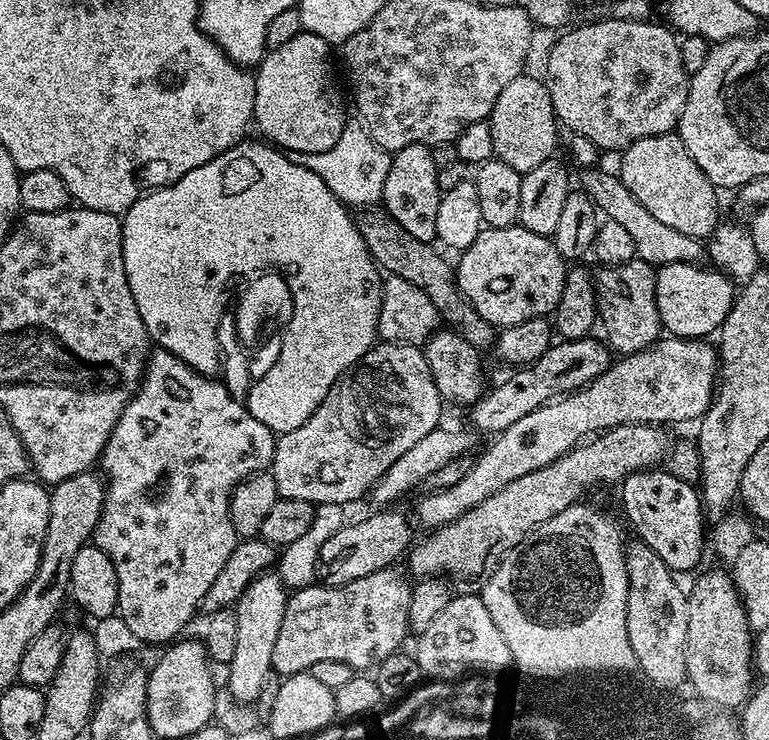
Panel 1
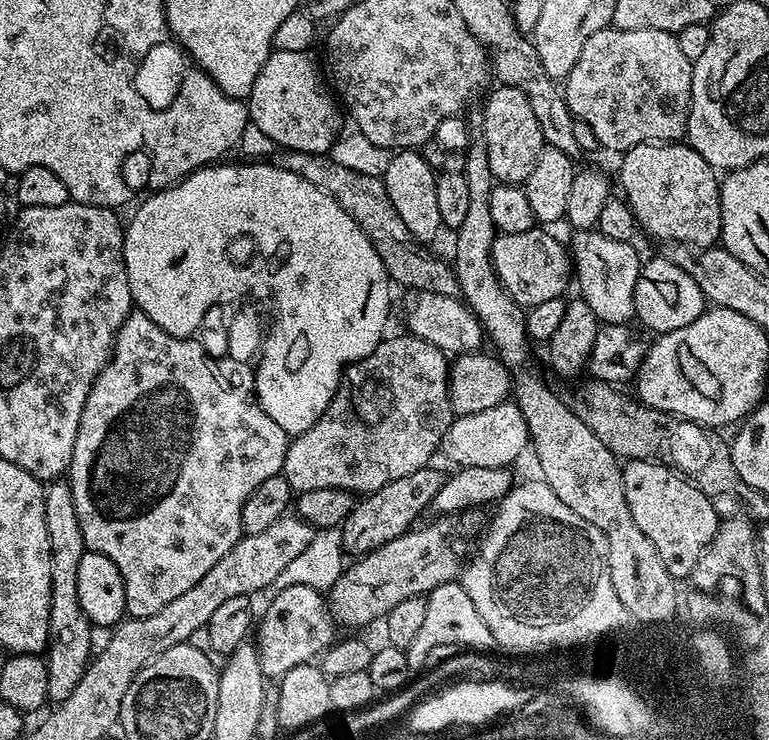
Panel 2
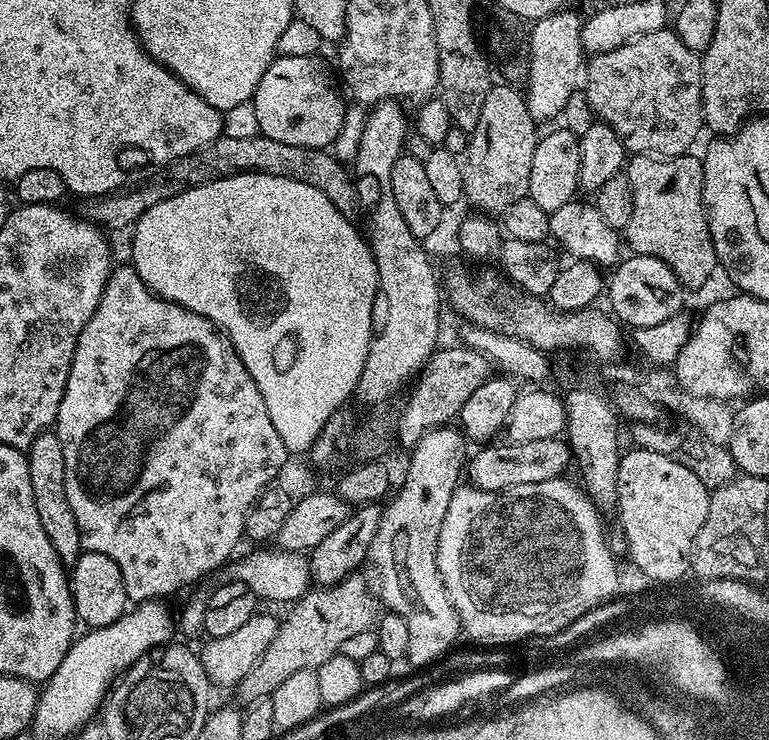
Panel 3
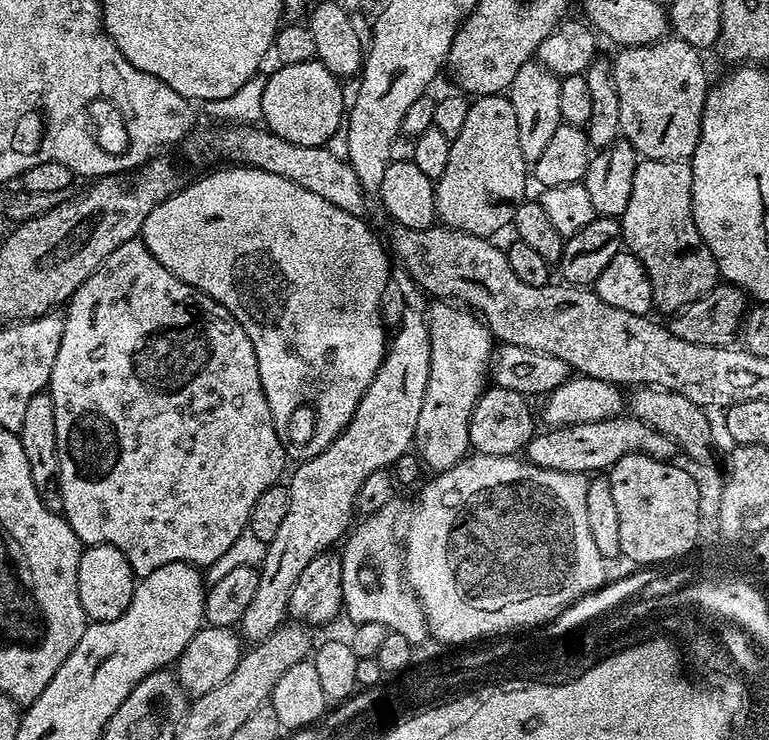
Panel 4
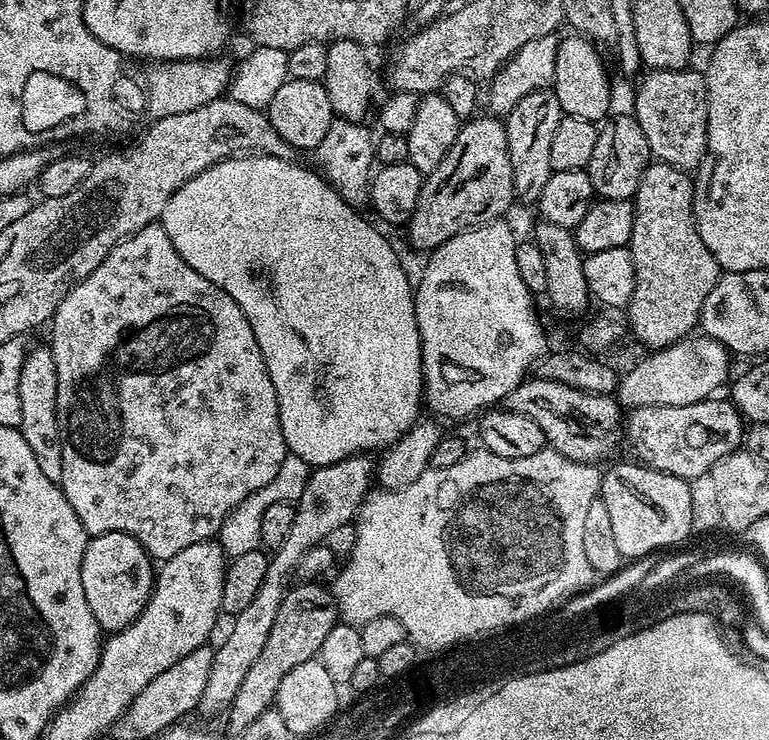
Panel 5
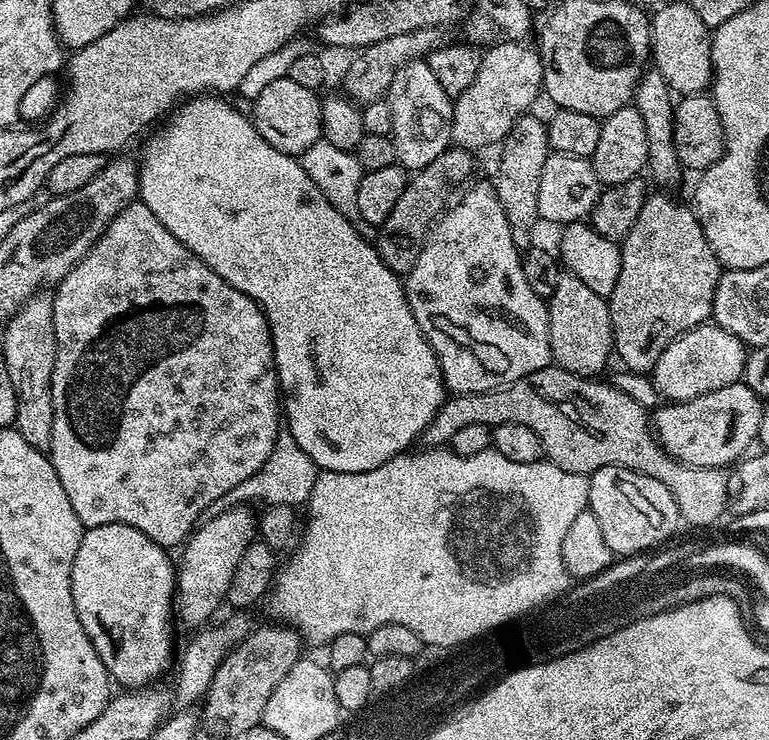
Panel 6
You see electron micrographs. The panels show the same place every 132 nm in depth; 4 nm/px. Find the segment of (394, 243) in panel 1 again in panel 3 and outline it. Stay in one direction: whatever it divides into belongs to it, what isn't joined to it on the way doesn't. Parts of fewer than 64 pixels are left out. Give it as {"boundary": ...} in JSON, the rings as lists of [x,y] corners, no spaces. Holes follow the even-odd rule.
{"boundary":[[[221,134],[214,142],[194,150],[194,154],[186,154],[168,164],[153,167],[149,176],[141,178],[137,184],[129,183],[105,196],[86,196],[79,201],[78,215],[82,220],[89,220],[101,229],[131,229],[136,221],[150,210],[150,206],[158,206],[158,202],[166,202],[166,198],[174,198],[186,190],[194,190],[198,186],[206,186],[215,180],[227,176],[237,176],[243,172],[258,174],[274,174],[274,178],[294,178],[294,182],[306,182],[306,186],[314,186],[314,190],[322,190],[334,206],[342,213],[351,213],[352,199],[356,192],[352,189],[354,176],[340,164],[331,151],[306,146],[290,146],[287,142],[274,142],[274,138],[257,135],[252,138],[230,138]]]}

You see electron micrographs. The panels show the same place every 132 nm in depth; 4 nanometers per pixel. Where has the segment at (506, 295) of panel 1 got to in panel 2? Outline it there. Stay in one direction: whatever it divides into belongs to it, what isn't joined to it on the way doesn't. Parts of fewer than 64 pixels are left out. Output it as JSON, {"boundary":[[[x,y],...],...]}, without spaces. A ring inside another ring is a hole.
{"boundary":[[[537,226],[526,230],[526,234],[499,233],[492,247],[492,265],[500,279],[500,285],[510,294],[510,298],[527,310],[538,306],[538,302],[550,302],[550,298],[561,298],[570,284],[570,252],[551,236],[551,231]]]}

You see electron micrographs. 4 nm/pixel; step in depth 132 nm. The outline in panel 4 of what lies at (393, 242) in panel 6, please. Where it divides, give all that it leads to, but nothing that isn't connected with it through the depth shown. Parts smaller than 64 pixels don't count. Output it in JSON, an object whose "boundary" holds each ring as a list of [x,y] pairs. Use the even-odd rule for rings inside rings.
{"boundary":[[[507,95],[476,96],[469,106],[469,114],[463,123],[462,132],[450,140],[450,162],[446,162],[446,170],[442,178],[435,181],[436,186],[436,215],[439,223],[446,228],[453,228],[466,234],[474,234],[485,238],[495,237],[495,232],[500,232],[504,227],[511,225],[516,218],[516,211],[521,202],[529,195],[528,180],[530,184],[530,164],[522,154],[522,146],[518,143],[518,118],[514,115],[514,106]]]}

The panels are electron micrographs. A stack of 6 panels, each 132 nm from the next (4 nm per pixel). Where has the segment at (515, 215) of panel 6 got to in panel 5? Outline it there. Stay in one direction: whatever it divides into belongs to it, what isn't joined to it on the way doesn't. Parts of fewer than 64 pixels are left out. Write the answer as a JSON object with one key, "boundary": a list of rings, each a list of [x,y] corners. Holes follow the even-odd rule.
{"boundary":[[[551,90],[531,92],[510,110],[506,117],[504,129],[510,150],[510,170],[514,174],[514,190],[519,203],[535,205],[542,194],[542,186],[552,177],[550,166],[550,145],[554,130],[558,130],[561,118],[556,93]]]}

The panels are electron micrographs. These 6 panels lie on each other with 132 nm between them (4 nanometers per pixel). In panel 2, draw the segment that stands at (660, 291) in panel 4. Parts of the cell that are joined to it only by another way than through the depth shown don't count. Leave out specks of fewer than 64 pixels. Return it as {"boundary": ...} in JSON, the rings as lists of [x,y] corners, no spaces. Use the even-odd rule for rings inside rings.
{"boundary":[[[687,142],[639,144],[623,153],[619,160],[623,199],[632,207],[636,223],[643,231],[645,228],[656,240],[679,242],[698,248],[710,248],[719,241],[722,230],[721,181],[717,169],[712,168],[710,162],[698,154],[698,150],[694,150]]]}

